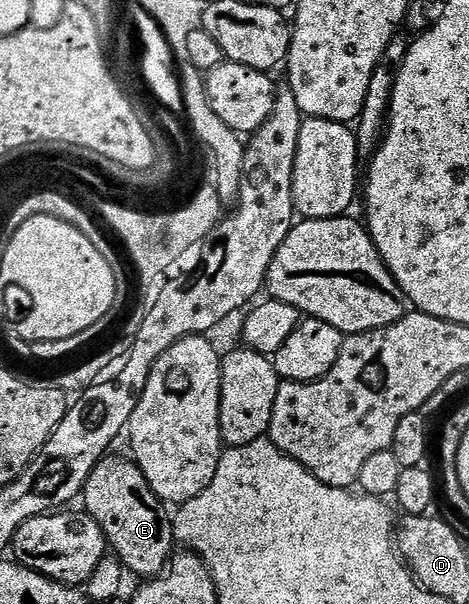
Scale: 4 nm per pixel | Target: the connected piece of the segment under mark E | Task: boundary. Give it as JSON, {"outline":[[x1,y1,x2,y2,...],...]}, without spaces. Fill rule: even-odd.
{"outline":[[115,454,105,456,87,479,82,493,83,500,84,510,102,526,109,545,129,573,134,572,140,576,139,578,154,578,165,571,176,548,171,515,164,502,154,494,154,490,151,490,149,482,140,468,136,466,135,461,127,457,120,458]]}

